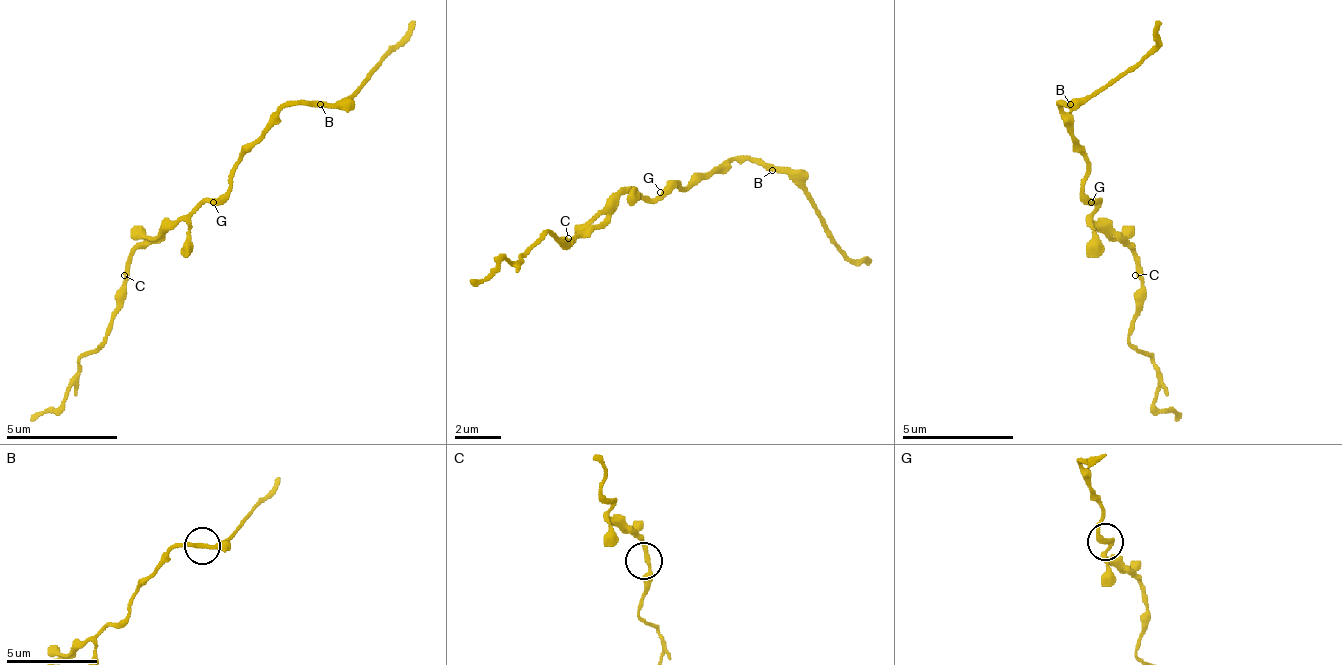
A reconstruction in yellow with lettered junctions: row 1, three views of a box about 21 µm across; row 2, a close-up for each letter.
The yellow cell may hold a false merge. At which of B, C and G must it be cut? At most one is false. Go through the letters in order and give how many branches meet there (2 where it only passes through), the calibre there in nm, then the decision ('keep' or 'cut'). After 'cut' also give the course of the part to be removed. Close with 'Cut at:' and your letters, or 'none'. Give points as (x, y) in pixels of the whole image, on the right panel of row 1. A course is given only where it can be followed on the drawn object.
B: branches 2; calibre 220 nm; keep
C: branches 2; calibre 200 nm; keep
G: branches 2; calibre 260 nm; keep
Cut at: none

